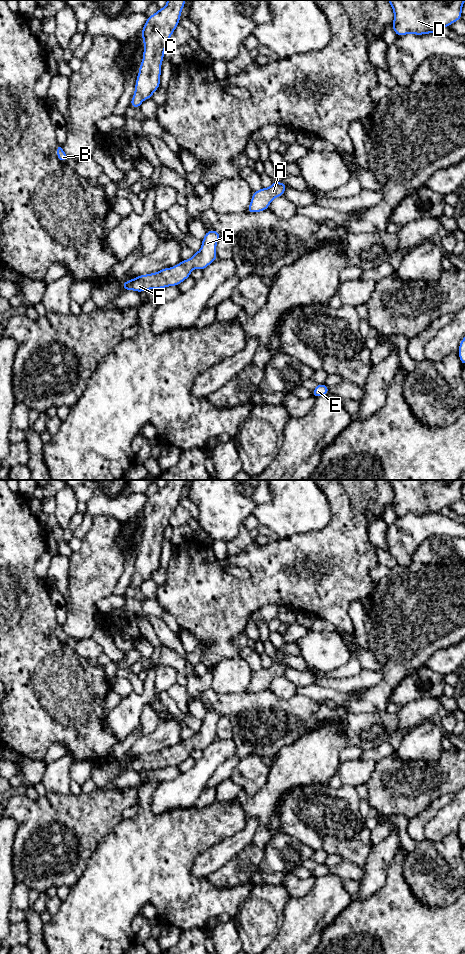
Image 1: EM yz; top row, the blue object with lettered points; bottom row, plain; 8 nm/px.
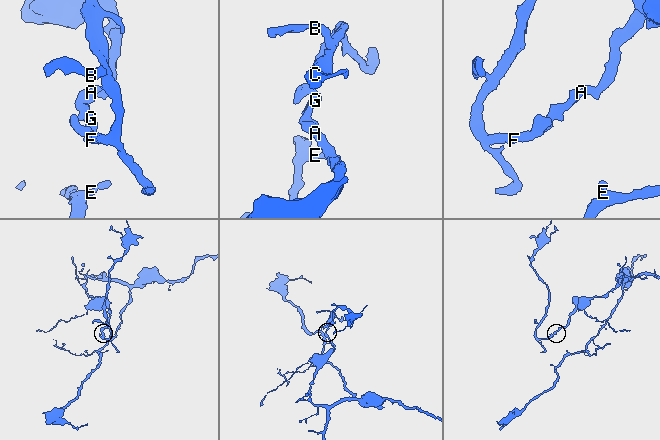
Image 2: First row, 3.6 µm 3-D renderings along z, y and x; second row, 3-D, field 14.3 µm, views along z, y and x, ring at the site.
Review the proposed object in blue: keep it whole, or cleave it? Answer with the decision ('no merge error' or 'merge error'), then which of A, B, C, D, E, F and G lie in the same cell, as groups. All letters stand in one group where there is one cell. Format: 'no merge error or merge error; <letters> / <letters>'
no merge error; A B C D E F G

